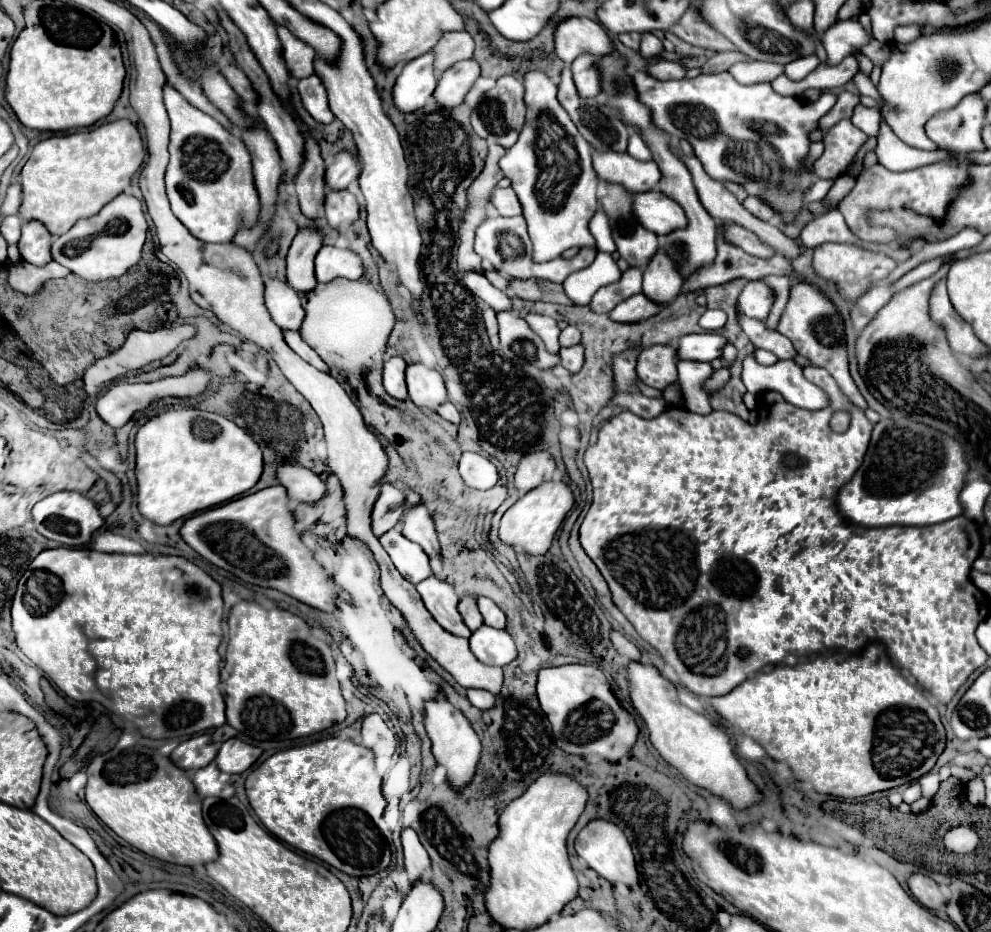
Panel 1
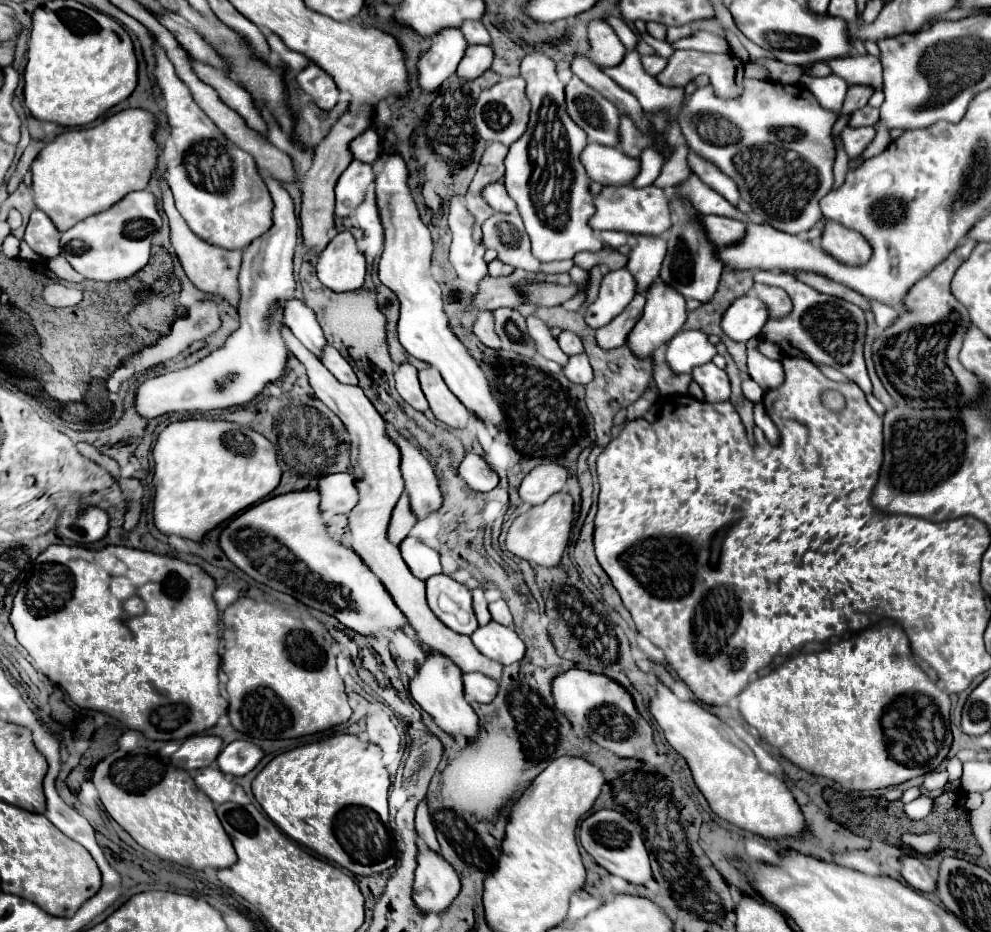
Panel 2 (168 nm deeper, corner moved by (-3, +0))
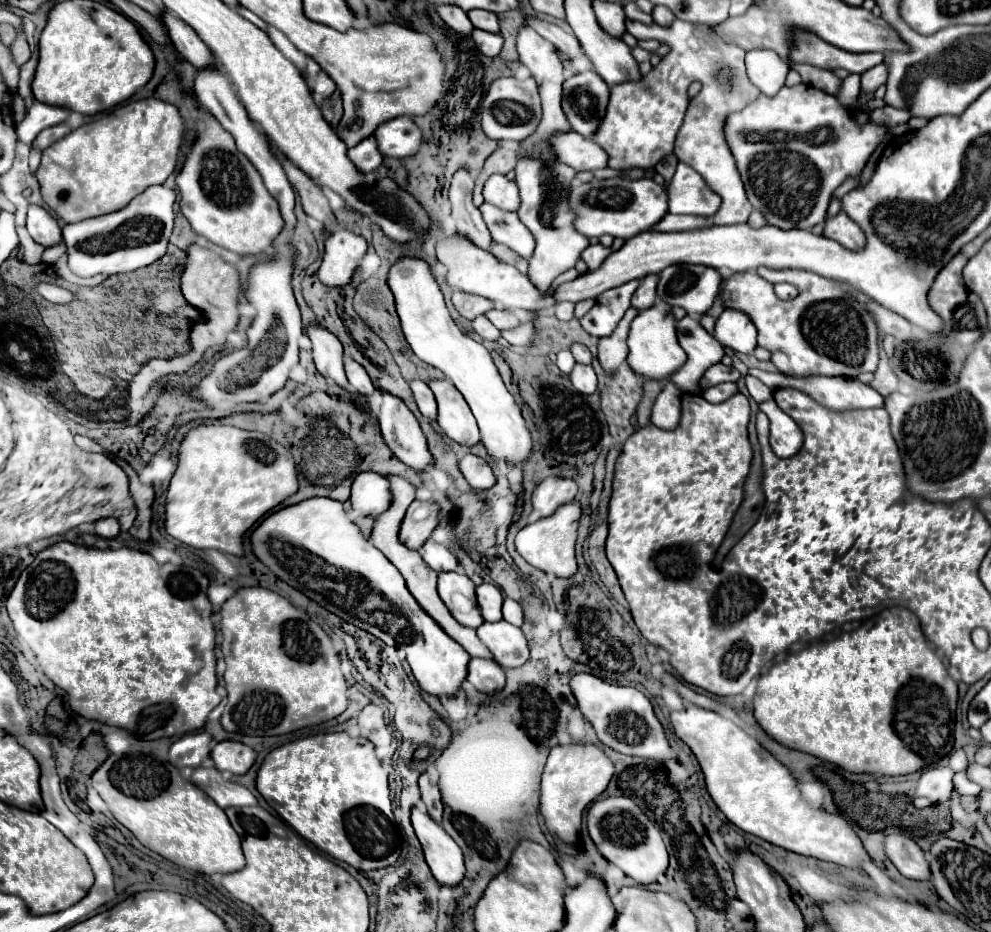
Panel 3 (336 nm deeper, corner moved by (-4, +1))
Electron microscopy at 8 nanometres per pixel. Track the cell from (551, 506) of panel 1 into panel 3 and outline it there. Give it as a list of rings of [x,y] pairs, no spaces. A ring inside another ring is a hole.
[[[570,501],[570,505],[562,505],[554,511],[554,515],[546,519],[538,519],[530,525],[526,525],[522,531],[518,531],[514,543],[516,551],[536,569],[550,571],[556,577],[570,577],[576,573],[576,557],[574,557],[574,545],[576,545],[576,531],[578,531],[578,519],[580,519],[580,505]]]

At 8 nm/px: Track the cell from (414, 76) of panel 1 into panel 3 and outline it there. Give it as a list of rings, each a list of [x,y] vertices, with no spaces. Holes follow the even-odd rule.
[[[444,5],[444,7],[438,9],[438,15],[440,15],[440,19],[442,19],[454,33],[458,33],[460,37],[470,35],[472,29],[474,29],[472,23],[470,23],[470,19],[466,17],[466,13],[464,13],[462,9],[458,9],[458,7]]]

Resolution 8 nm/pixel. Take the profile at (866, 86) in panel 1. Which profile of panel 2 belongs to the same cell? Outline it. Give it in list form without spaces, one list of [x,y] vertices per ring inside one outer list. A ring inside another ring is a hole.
[[[845,56],[835,60],[825,60],[825,64],[833,70],[833,74],[853,84],[869,84],[875,90],[881,90],[881,62],[879,58],[865,56]]]

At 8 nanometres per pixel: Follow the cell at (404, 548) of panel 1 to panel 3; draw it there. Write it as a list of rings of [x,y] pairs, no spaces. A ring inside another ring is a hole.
[[[426,541],[420,549],[420,555],[426,561],[426,565],[430,565],[430,569],[434,569],[438,573],[440,571],[454,571],[458,565],[456,557],[446,547],[442,547],[434,541]]]

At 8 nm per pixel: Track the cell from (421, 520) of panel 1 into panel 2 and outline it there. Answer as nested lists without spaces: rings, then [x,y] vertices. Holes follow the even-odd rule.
[[[385,422],[385,430],[401,452],[401,472],[405,480],[405,492],[411,498],[413,512],[421,520],[431,510],[437,510],[441,506],[441,490],[437,484],[433,464],[429,462],[425,452],[419,446],[411,444],[407,438],[403,438],[401,432],[391,422]]]

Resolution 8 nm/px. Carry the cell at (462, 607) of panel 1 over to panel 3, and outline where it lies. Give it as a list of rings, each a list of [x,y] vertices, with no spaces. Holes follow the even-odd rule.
[[[482,583],[476,587],[478,607],[482,611],[484,621],[500,621],[502,619],[502,593],[492,583]]]

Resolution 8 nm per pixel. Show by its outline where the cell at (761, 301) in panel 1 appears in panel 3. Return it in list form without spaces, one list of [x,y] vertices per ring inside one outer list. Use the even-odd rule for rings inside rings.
[[[724,309],[716,321],[716,341],[736,353],[752,353],[756,347],[756,329],[746,313],[738,309]]]

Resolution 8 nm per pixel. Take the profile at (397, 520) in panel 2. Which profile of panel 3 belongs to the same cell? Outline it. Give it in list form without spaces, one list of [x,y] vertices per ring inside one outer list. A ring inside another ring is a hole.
[[[412,501],[400,525],[400,541],[410,549],[420,549],[438,523],[438,505]]]

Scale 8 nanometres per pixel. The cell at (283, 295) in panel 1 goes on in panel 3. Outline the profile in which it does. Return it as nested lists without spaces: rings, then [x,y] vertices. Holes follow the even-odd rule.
[[[310,323],[306,327],[306,335],[312,341],[312,353],[314,353],[314,363],[316,369],[332,379],[340,387],[348,387],[348,379],[344,375],[344,365],[342,365],[342,343],[338,341],[336,335],[326,331],[320,323]]]

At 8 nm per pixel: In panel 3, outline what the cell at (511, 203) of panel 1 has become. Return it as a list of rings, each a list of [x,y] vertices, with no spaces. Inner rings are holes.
[[[492,175],[484,185],[484,201],[504,211],[516,211],[520,205],[518,187],[514,181],[506,179],[504,175]]]

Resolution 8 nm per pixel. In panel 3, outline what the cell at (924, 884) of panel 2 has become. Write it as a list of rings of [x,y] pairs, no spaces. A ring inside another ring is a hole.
[[[906,835],[886,837],[886,855],[896,865],[896,869],[908,879],[930,879],[930,867],[922,849]]]

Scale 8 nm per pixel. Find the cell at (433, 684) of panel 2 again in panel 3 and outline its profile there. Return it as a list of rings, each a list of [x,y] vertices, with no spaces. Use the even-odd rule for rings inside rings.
[[[312,497],[296,505],[282,507],[266,515],[250,533],[250,545],[256,559],[266,565],[280,581],[304,593],[308,599],[316,601],[330,613],[342,617],[346,623],[352,623],[370,635],[382,639],[388,645],[402,645],[406,651],[406,661],[410,663],[412,675],[418,687],[438,699],[456,697],[468,675],[470,655],[452,641],[442,629],[428,617],[414,597],[408,593],[406,583],[398,569],[366,539],[360,529],[346,517],[342,503],[328,497]]]

